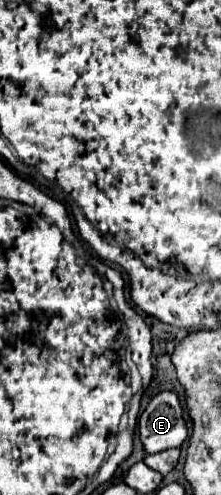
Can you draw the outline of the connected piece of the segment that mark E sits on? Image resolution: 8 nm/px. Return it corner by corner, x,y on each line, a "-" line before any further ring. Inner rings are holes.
158,393
148,407
140,413
138,435
146,453
160,453
172,447
180,447
188,437
184,409
176,393

